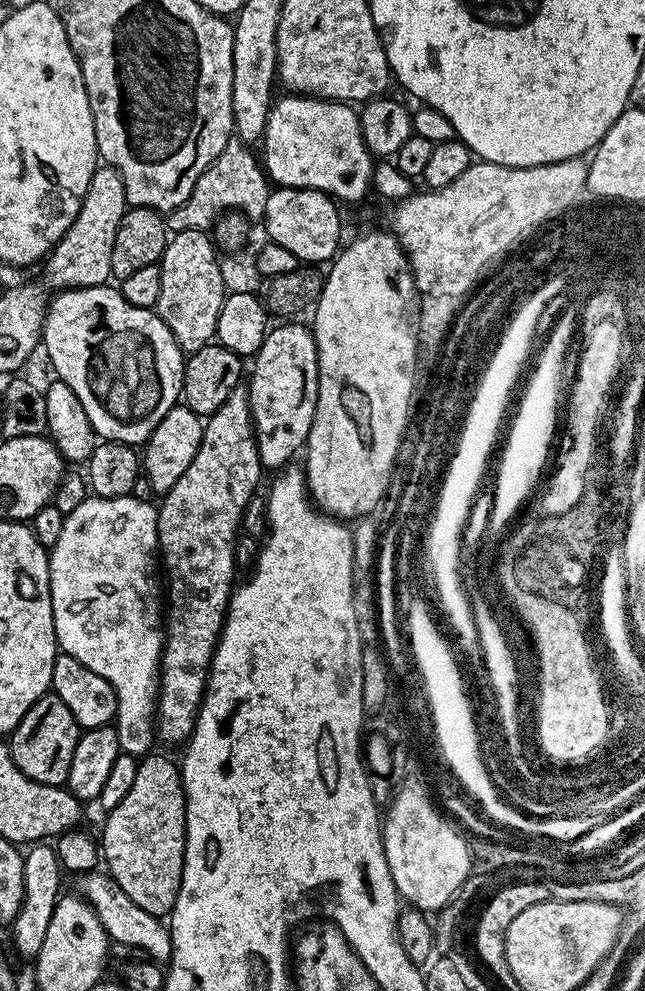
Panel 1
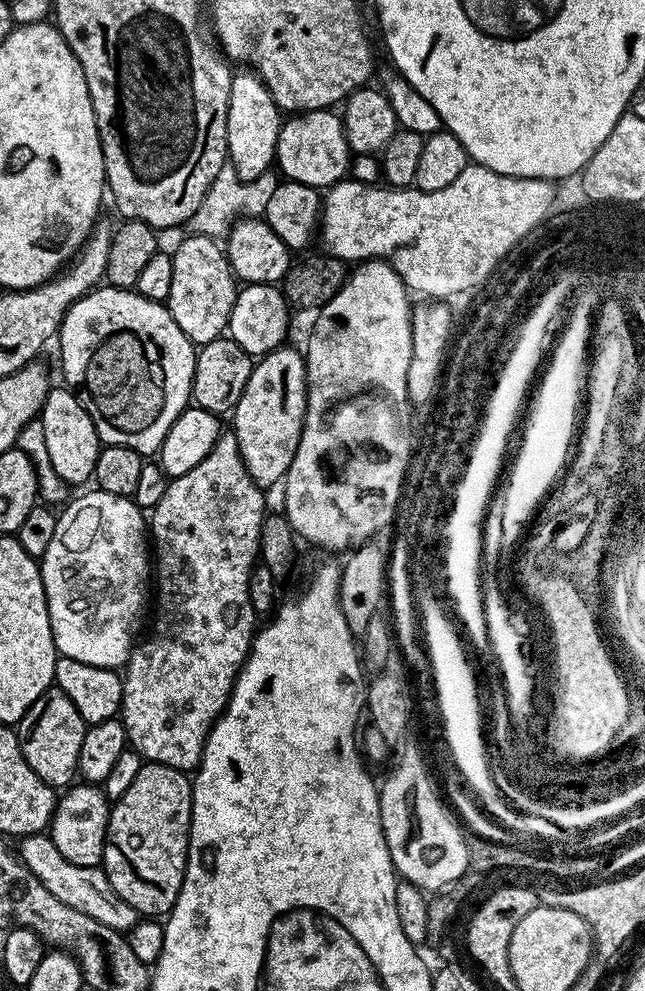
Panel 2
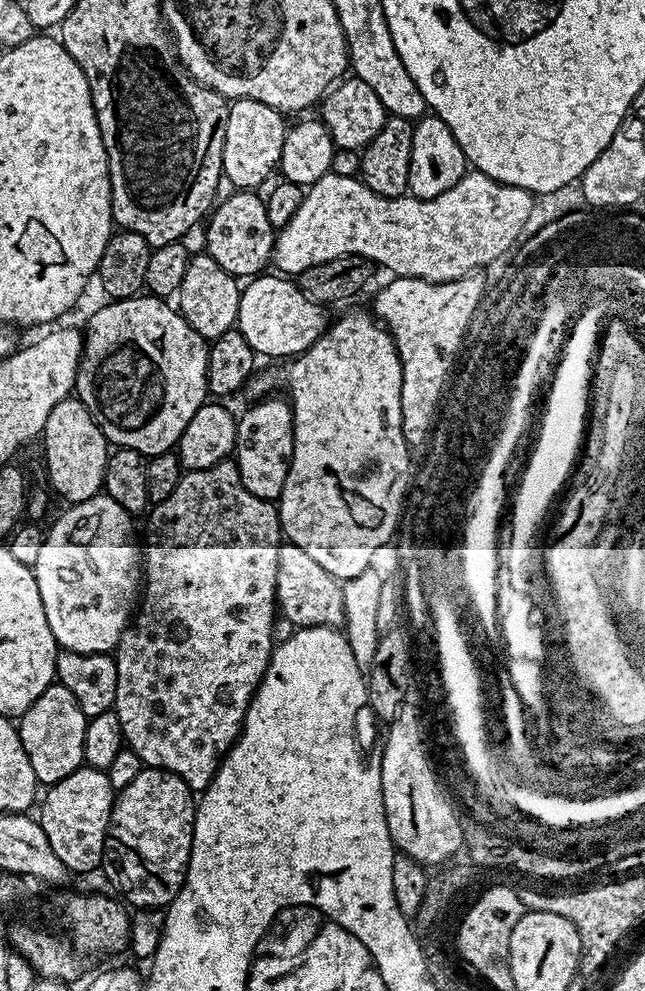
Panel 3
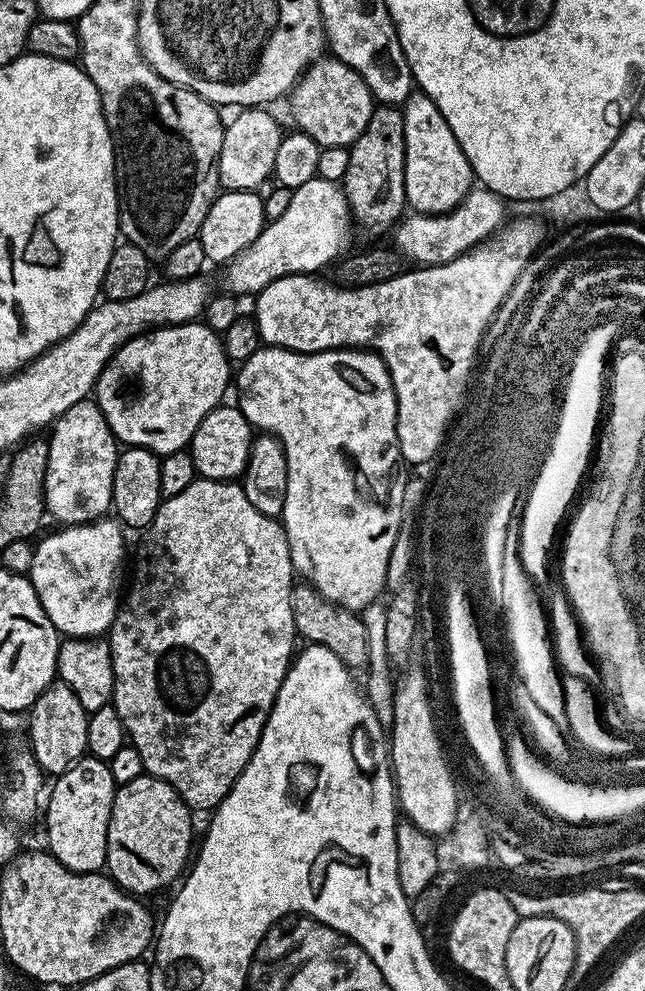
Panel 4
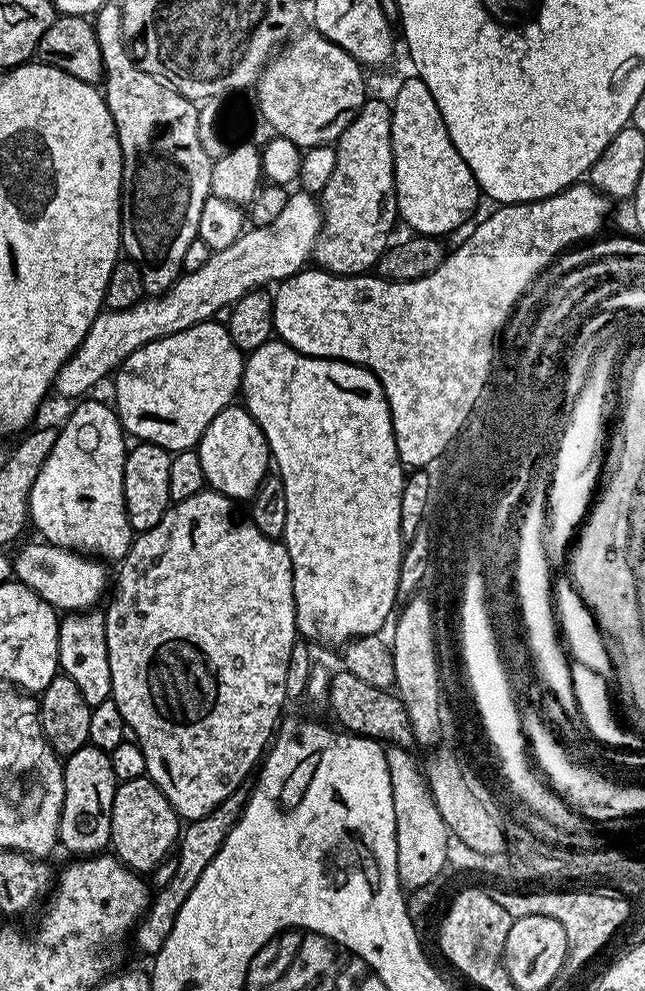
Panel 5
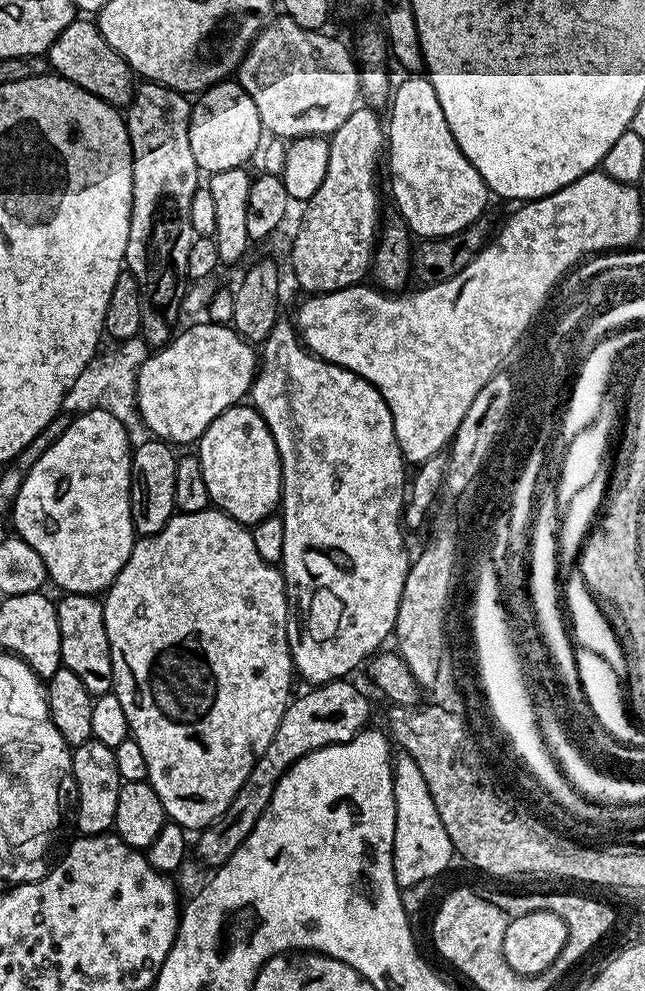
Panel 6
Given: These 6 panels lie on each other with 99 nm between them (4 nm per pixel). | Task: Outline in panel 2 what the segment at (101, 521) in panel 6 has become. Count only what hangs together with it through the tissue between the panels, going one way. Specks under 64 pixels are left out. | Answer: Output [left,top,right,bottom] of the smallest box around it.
[38,387,102,486]

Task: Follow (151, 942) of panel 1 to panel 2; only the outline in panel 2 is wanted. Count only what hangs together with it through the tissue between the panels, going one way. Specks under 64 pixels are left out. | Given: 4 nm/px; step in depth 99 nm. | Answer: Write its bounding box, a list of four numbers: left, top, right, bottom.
[19,834,139,934]

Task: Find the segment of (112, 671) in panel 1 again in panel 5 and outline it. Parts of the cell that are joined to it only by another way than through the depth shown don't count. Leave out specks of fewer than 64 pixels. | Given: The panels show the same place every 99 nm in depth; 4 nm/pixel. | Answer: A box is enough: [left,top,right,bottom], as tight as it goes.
[15,542,110,613]

